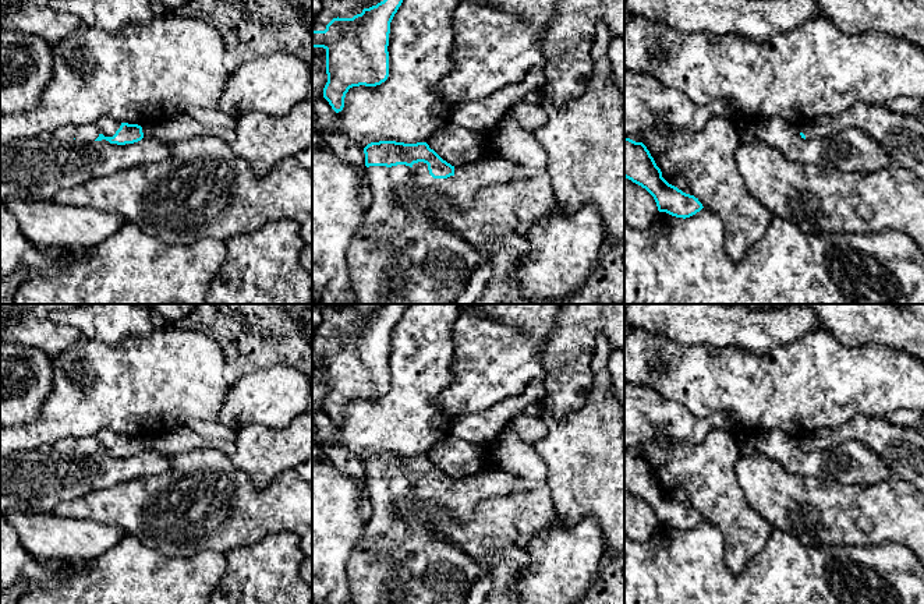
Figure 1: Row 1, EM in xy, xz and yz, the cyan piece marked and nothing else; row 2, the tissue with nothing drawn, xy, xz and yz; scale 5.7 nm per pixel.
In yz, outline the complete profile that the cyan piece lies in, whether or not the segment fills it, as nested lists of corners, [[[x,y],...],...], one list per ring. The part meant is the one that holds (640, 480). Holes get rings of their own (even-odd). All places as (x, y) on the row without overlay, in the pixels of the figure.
[[[624,449],[624,490],[645,501],[658,523],[676,530],[690,530],[704,519],[694,508],[669,497],[642,455]]]

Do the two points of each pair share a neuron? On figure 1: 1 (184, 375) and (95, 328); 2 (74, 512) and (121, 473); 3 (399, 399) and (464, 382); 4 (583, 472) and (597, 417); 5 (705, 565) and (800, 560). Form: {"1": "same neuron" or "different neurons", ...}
{"1": "different neurons", "2": "different neurons", "3": "different neurons", "4": "same neuron", "5": "same neuron"}

